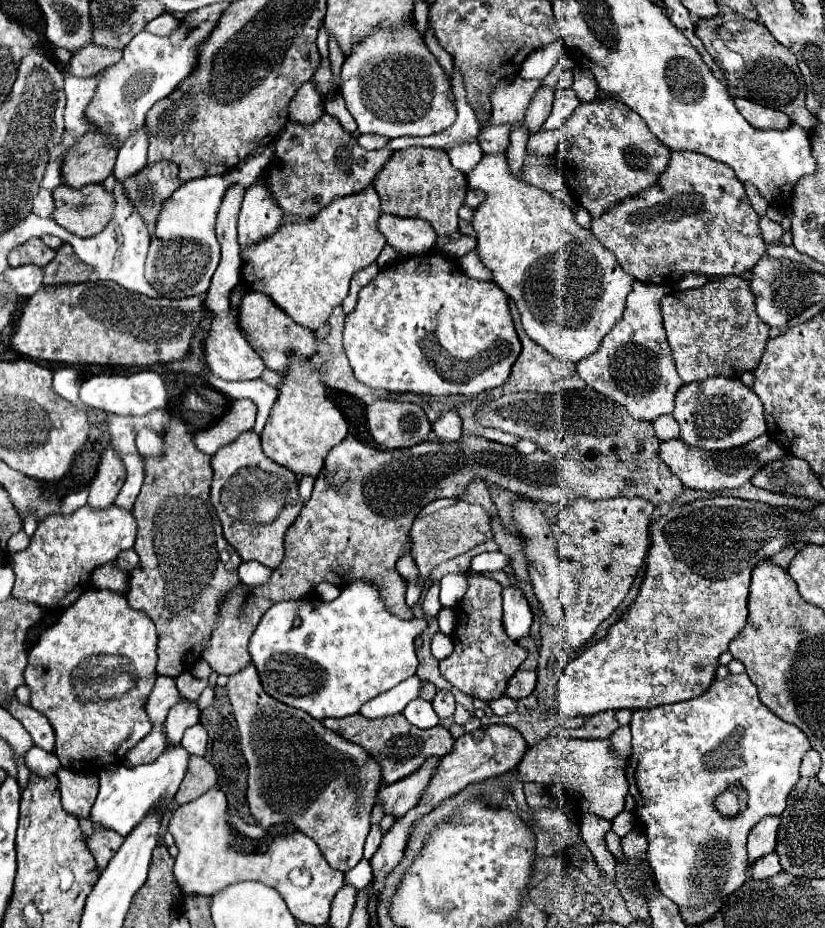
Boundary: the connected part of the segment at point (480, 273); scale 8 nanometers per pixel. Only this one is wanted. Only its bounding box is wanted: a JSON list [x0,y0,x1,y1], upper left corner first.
[458,249,493,281]

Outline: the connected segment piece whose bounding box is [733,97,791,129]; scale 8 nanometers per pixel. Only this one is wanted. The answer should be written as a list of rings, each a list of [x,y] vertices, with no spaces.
[[[735,97],[733,103],[739,113],[747,119],[747,123],[751,123],[755,129],[787,129],[791,125],[791,119],[783,111],[763,107],[743,97]]]

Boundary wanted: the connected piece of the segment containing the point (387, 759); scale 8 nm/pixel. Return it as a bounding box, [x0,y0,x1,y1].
[323,713,455,783]

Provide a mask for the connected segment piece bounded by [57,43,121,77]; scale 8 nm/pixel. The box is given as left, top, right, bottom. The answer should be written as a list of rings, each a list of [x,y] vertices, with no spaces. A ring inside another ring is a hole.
[[[89,43],[87,47],[73,53],[73,57],[67,65],[57,63],[57,67],[63,73],[75,75],[75,77],[91,77],[91,75],[97,75],[107,65],[113,65],[119,59],[121,59],[119,49],[107,49],[107,47],[97,47],[97,45]]]

